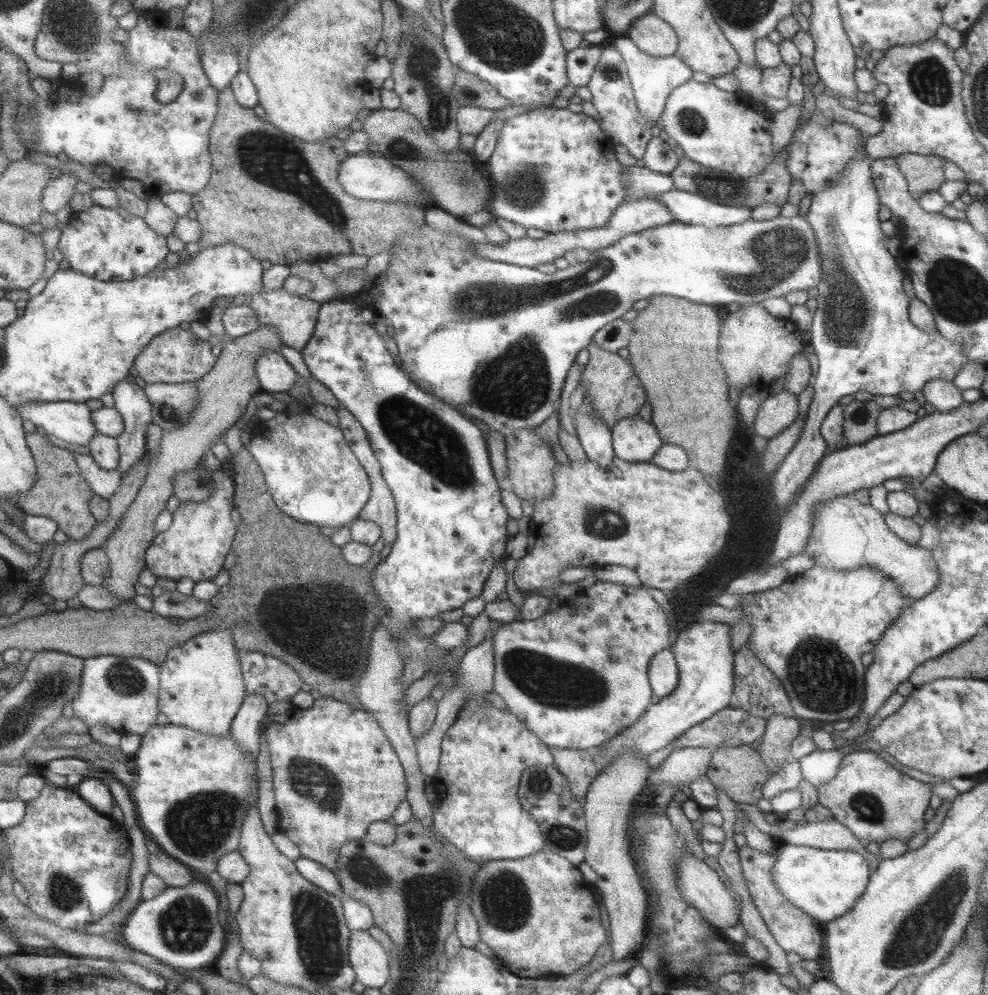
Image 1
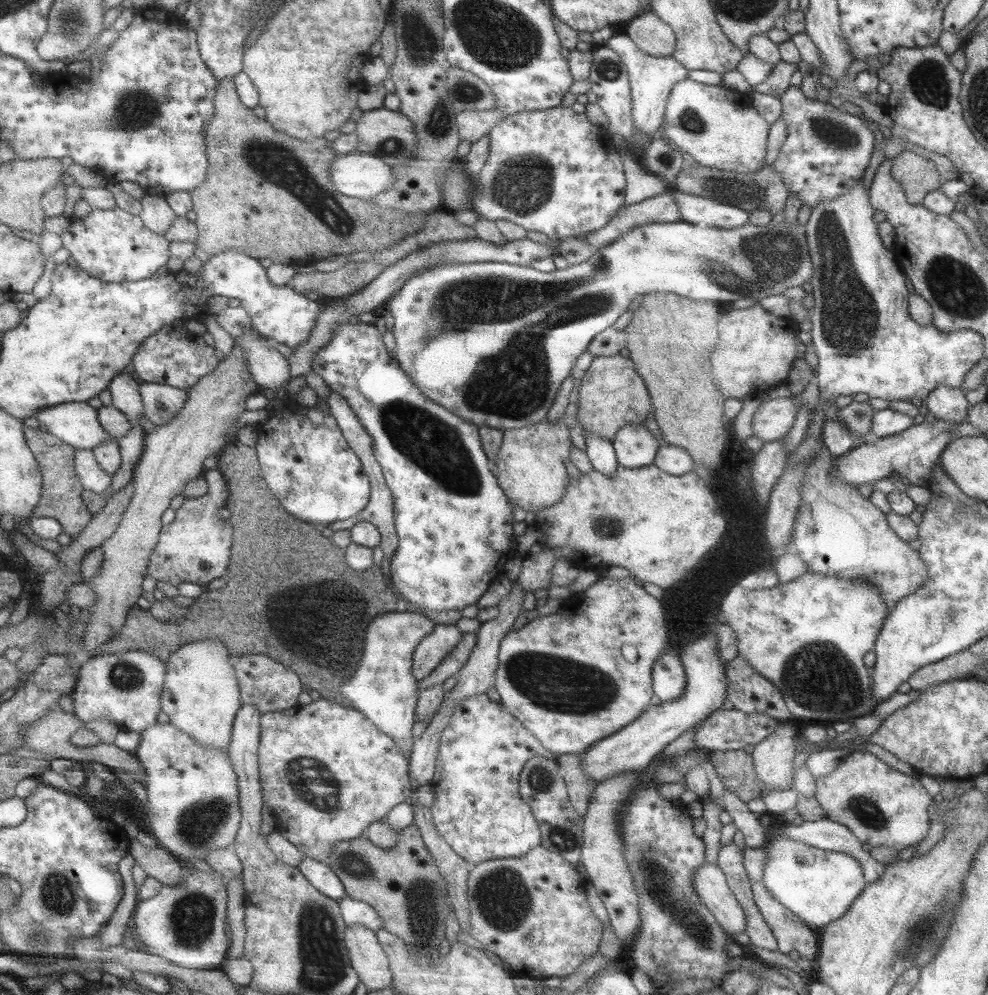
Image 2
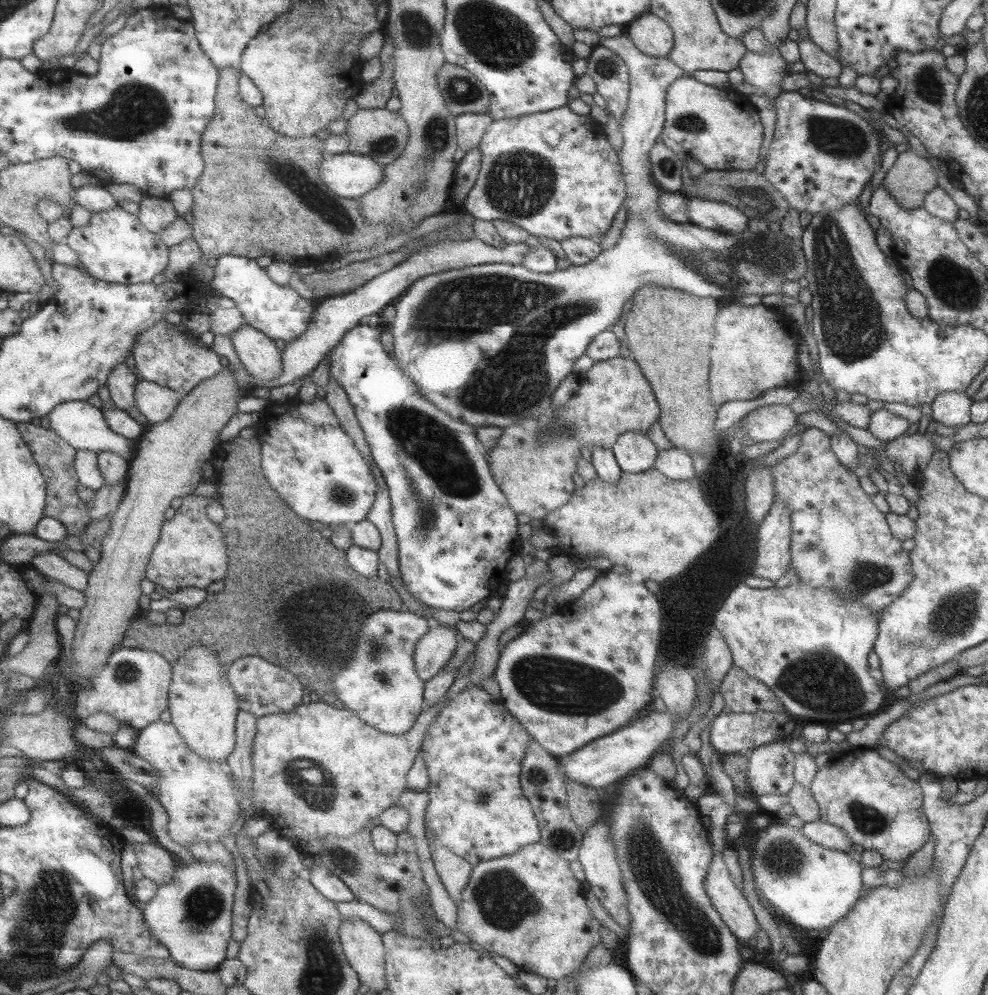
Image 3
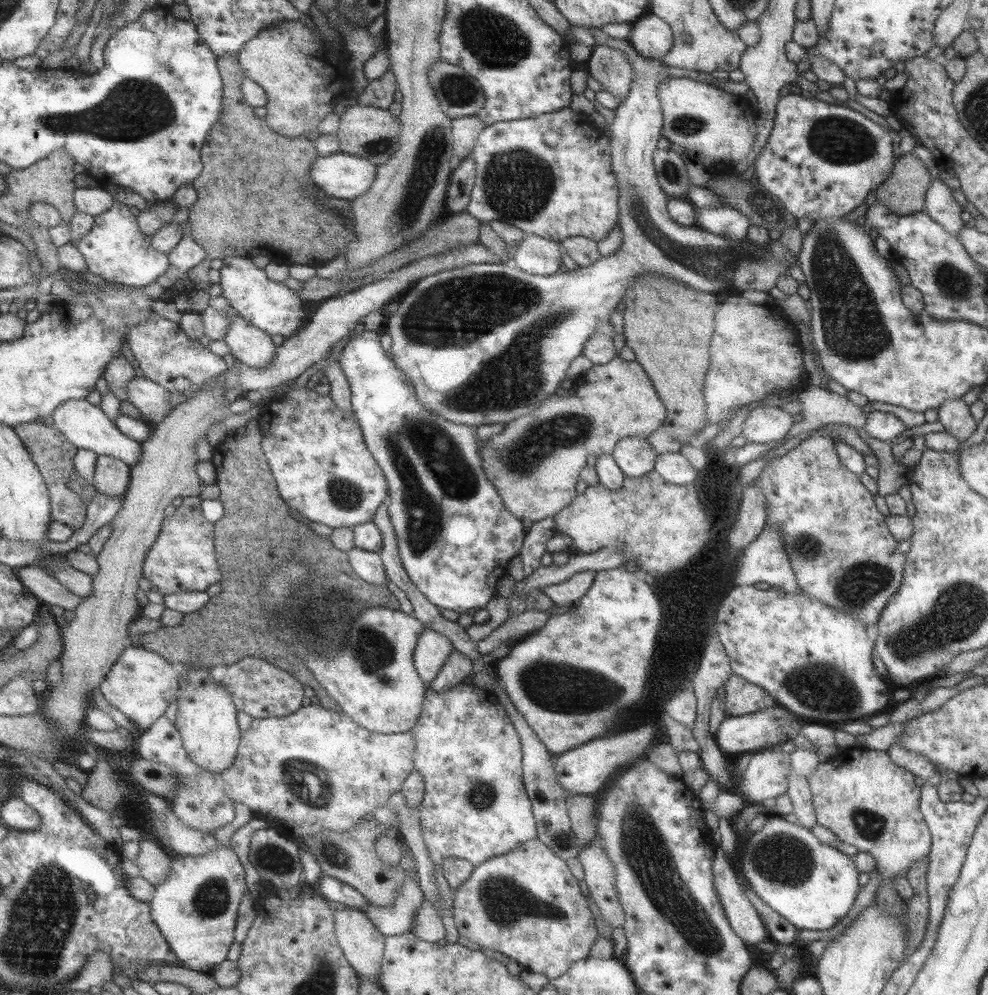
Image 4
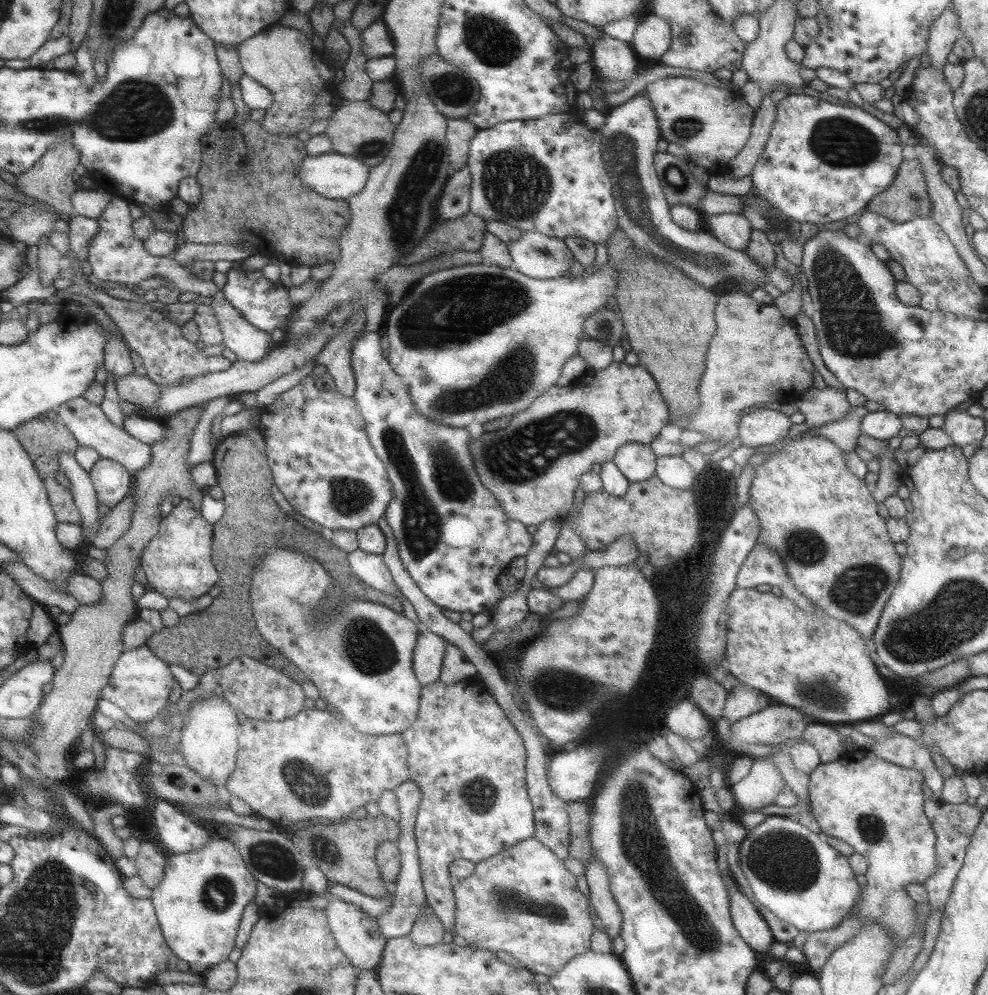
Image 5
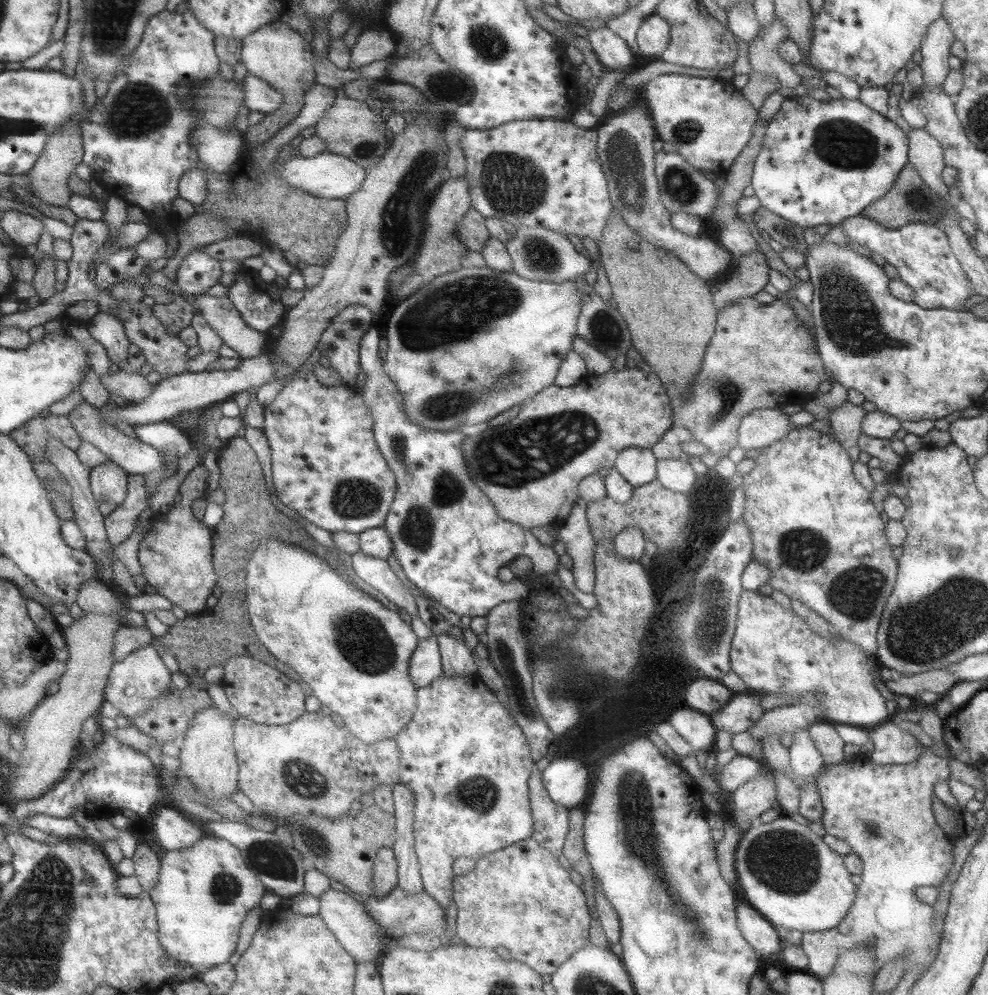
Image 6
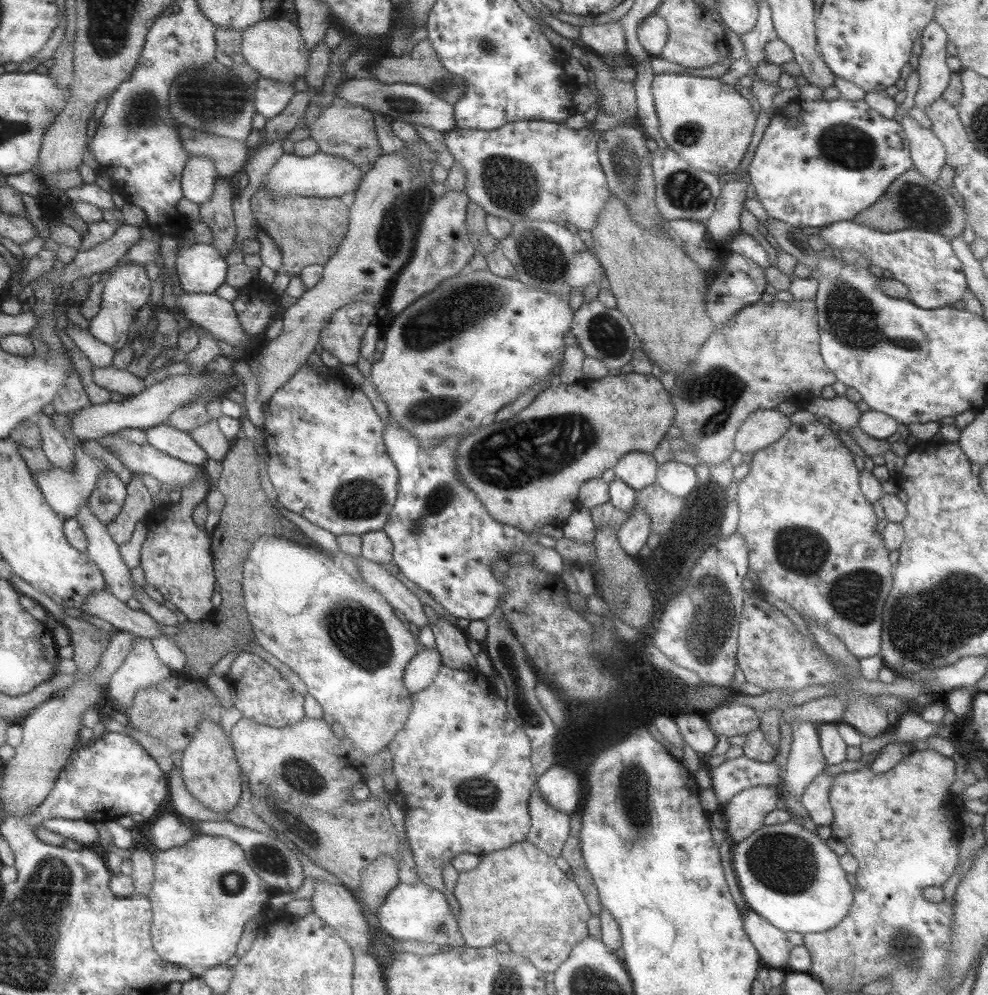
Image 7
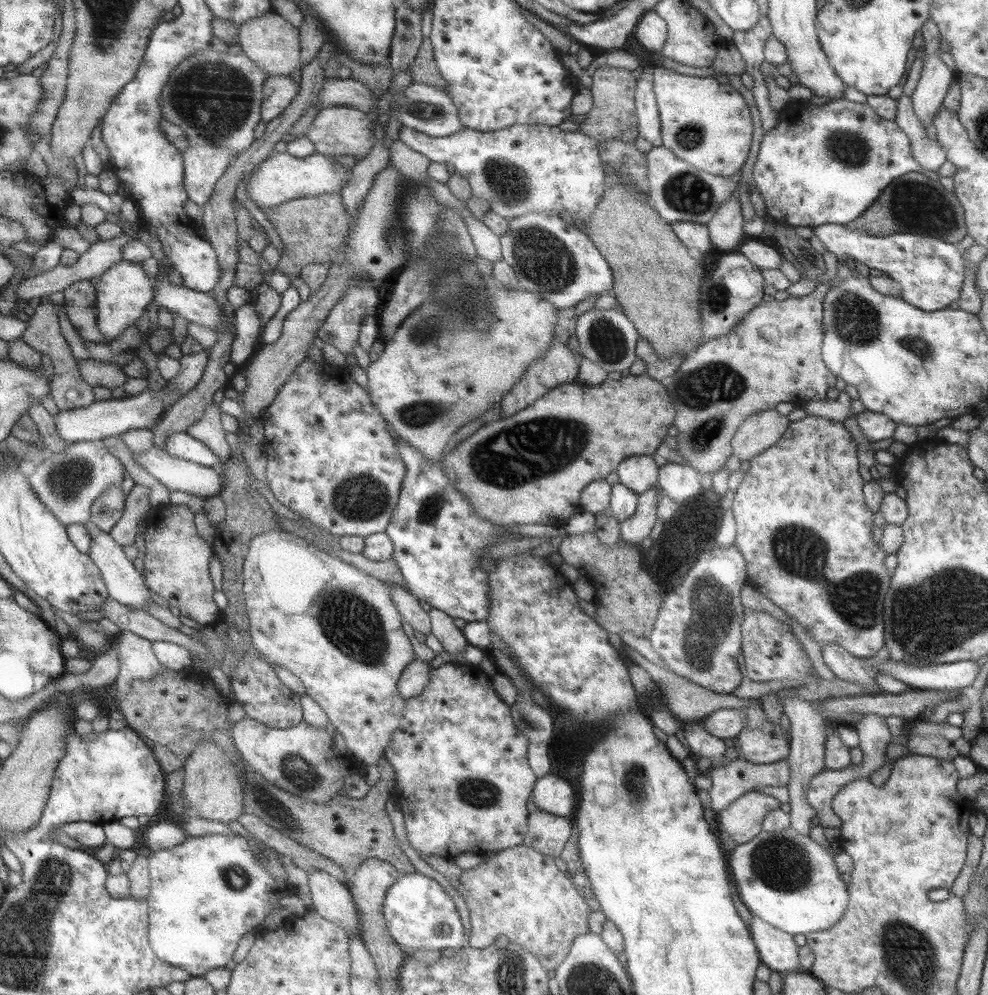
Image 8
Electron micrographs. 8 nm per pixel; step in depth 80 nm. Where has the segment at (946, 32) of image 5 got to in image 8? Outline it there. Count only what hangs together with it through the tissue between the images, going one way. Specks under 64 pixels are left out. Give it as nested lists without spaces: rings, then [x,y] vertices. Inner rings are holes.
[[[927,19],[920,31],[924,44],[924,51],[920,54],[923,57],[923,67],[910,99],[915,116],[924,128],[932,122],[933,114],[948,91],[948,84],[957,74],[939,59],[939,42],[942,36],[937,25]]]

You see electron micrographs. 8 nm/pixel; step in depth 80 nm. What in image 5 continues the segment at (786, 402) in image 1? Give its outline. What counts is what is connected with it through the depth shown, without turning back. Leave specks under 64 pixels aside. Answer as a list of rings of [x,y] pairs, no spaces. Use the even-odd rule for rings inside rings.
[[[755,410],[740,418],[738,437],[743,446],[763,446],[783,439],[791,426],[789,417],[777,410]]]

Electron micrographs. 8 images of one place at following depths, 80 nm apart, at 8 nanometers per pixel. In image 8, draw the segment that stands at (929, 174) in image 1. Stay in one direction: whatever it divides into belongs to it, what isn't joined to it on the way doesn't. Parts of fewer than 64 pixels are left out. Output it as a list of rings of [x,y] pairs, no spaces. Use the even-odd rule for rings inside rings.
[[[913,171],[894,178],[881,191],[871,206],[868,206],[857,218],[843,225],[849,229],[863,230],[870,235],[888,235],[898,232],[926,234],[939,237],[951,244],[958,244],[961,238],[966,235],[964,208],[957,200],[954,191],[947,190],[939,181],[931,180],[923,174]]]

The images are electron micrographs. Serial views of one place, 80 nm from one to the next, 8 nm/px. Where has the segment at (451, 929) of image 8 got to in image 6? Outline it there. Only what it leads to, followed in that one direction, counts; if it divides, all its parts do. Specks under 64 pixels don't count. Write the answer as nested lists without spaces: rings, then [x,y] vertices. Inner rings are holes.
[[[395,887],[389,894],[380,897],[369,895],[368,898],[365,898],[362,907],[371,918],[376,919],[380,926],[391,925],[392,927],[399,929],[402,932],[400,937],[409,934],[410,932],[429,933],[433,936],[438,936],[442,943],[453,937],[447,936],[445,932],[445,910],[442,910],[442,908],[440,908],[440,906],[425,892],[417,893],[415,895],[405,895],[401,889]]]

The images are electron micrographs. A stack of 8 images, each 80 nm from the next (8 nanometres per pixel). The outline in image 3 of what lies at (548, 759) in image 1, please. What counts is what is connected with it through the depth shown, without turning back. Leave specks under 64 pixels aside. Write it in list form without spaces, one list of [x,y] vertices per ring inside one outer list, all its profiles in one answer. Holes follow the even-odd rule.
[[[463,675],[459,679],[455,679],[445,692],[445,696],[442,701],[436,702],[433,706],[425,706],[421,712],[418,714],[417,720],[413,723],[413,726],[405,733],[399,734],[395,736],[394,734],[385,734],[375,730],[372,726],[365,724],[363,721],[360,720],[359,717],[356,716],[355,713],[347,710],[345,708],[335,708],[335,706],[331,706],[331,704],[327,704],[326,702],[310,702],[308,704],[298,704],[293,710],[284,712],[284,713],[273,713],[268,715],[260,716],[256,719],[256,731],[255,737],[251,740],[251,789],[249,789],[248,794],[251,799],[251,804],[255,806],[255,810],[260,810],[264,812],[271,821],[271,826],[273,829],[278,831],[283,838],[286,838],[288,841],[291,841],[296,847],[298,847],[304,854],[309,854],[313,856],[317,856],[320,854],[320,847],[322,846],[321,841],[327,836],[337,836],[339,838],[347,838],[352,834],[359,832],[362,828],[366,828],[365,826],[371,825],[373,822],[376,821],[379,814],[382,811],[385,811],[387,808],[390,808],[392,805],[397,803],[397,798],[401,796],[405,790],[407,790],[407,782],[406,782],[406,775],[408,771],[411,769],[413,764],[413,760],[415,760],[415,756],[417,752],[421,752],[421,758],[423,758],[423,762],[425,762],[425,766],[427,766],[427,772],[429,772],[429,783],[426,789],[428,793],[427,798],[427,809],[425,809],[424,815],[424,827],[427,828],[427,832],[432,834],[434,841],[437,845],[441,845],[443,848],[450,850],[453,854],[464,858],[469,864],[477,864],[481,861],[491,860],[492,858],[499,858],[502,855],[506,854],[513,854],[518,850],[521,850],[523,846],[527,844],[533,844],[535,842],[540,842],[540,832],[539,827],[537,826],[536,819],[534,818],[531,806],[526,798],[521,793],[521,786],[520,786],[520,770],[521,767],[521,760],[523,759],[523,755],[525,755],[525,751],[527,751],[527,747],[529,747],[529,734],[528,732],[511,716],[511,713],[502,705],[501,701],[493,699],[486,691],[483,691],[481,688],[466,688],[469,683],[469,675]]]

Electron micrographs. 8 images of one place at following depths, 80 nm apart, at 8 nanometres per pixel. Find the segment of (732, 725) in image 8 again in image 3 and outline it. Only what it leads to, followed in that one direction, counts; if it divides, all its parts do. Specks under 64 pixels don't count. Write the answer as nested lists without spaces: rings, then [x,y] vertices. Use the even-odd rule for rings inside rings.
[[[733,664],[720,680],[718,692],[721,693],[724,700],[725,711],[786,712],[779,698],[768,686],[750,677]]]

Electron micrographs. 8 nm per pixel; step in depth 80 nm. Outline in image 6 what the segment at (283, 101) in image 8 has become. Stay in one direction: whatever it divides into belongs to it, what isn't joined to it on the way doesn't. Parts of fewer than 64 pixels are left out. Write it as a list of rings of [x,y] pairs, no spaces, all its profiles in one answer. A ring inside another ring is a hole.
[[[246,75],[242,78],[243,104],[250,111],[270,113],[278,107],[280,94],[261,78]]]

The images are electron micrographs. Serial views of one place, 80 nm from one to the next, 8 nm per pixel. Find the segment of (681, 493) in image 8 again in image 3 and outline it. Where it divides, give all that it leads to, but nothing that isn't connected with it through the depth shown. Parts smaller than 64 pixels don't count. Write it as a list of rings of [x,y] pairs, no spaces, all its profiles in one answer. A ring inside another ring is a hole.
[[[677,447],[658,450],[653,467],[673,480],[685,480],[698,476],[691,465],[691,455]]]

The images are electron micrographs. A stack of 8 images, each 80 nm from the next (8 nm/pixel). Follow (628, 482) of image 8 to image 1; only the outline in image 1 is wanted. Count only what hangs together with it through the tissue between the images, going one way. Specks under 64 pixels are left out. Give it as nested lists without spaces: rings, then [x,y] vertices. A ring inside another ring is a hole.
[[[638,413],[617,421],[610,428],[610,433],[612,436],[612,449],[614,450],[614,455],[627,462],[650,461],[663,443],[654,424],[645,421]]]

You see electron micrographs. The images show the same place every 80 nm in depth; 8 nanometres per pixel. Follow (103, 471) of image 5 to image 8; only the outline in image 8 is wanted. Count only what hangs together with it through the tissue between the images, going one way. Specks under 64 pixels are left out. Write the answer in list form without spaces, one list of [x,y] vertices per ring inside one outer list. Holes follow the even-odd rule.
[[[109,485],[93,499],[90,506],[90,520],[108,534],[109,529],[119,520],[124,509],[121,485]]]

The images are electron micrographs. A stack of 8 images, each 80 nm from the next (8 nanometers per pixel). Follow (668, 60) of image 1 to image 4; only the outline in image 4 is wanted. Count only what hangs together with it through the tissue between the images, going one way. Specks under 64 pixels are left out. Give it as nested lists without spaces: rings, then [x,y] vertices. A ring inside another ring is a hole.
[[[587,28],[590,34],[593,36],[595,45],[608,46],[614,48],[619,52],[623,53],[629,67],[632,71],[632,81],[624,101],[619,103],[618,107],[614,109],[615,116],[610,126],[611,135],[608,137],[609,141],[609,156],[610,165],[615,175],[618,188],[618,223],[621,232],[621,245],[613,251],[610,255],[600,257],[595,263],[591,263],[591,266],[578,267],[575,270],[567,270],[567,272],[555,272],[551,276],[535,276],[535,274],[526,274],[523,270],[519,270],[511,263],[481,263],[481,264],[467,264],[467,266],[459,269],[451,269],[433,274],[417,281],[415,286],[411,286],[405,293],[401,300],[397,302],[397,311],[389,315],[387,321],[388,334],[391,339],[391,346],[388,350],[391,354],[391,360],[394,365],[403,371],[403,374],[407,376],[408,380],[411,381],[413,388],[415,389],[415,396],[417,400],[421,402],[423,410],[429,410],[450,420],[467,426],[479,426],[485,424],[495,424],[503,422],[505,425],[515,418],[525,416],[531,410],[535,411],[539,407],[539,403],[543,403],[543,400],[553,398],[557,388],[560,388],[560,383],[566,376],[566,370],[569,368],[569,364],[574,358],[582,354],[583,343],[591,337],[591,334],[595,333],[597,329],[597,323],[599,321],[605,321],[605,318],[609,318],[609,314],[615,311],[617,304],[621,303],[627,287],[631,285],[631,282],[635,281],[639,275],[659,275],[659,277],[667,277],[667,279],[673,279],[673,281],[681,282],[689,288],[693,288],[695,292],[715,294],[717,292],[727,292],[731,290],[737,290],[737,292],[743,293],[744,291],[761,291],[768,293],[773,287],[775,287],[775,281],[777,277],[782,275],[788,275],[789,267],[792,265],[798,266],[798,260],[791,258],[792,254],[786,249],[786,246],[782,245],[780,239],[769,240],[769,247],[755,247],[750,243],[750,240],[745,236],[740,241],[730,241],[729,239],[723,238],[722,236],[707,232],[697,226],[685,226],[673,222],[669,218],[666,209],[666,200],[669,198],[663,189],[657,182],[654,166],[652,163],[652,152],[656,149],[657,140],[662,136],[662,122],[663,115],[661,112],[661,103],[658,97],[658,86],[662,80],[668,78],[667,66],[663,64],[661,59],[647,58],[642,54],[639,54],[638,50],[635,50],[634,46],[628,40],[619,40],[607,36],[600,28]]]

